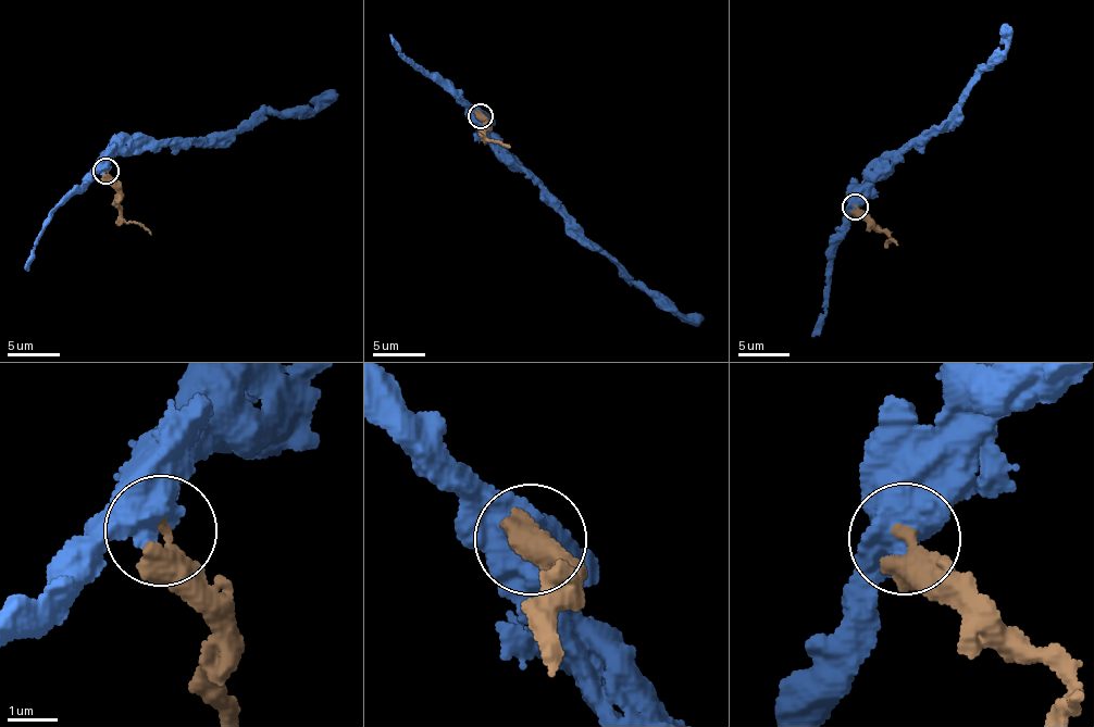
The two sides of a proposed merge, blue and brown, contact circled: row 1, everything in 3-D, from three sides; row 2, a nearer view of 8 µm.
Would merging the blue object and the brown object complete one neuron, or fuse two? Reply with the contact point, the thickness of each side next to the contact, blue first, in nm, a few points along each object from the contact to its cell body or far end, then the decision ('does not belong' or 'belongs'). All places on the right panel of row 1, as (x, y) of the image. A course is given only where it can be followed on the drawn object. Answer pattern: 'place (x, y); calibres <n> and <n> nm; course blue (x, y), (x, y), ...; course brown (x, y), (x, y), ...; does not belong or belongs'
place (855, 207); calibres 550 and 480 nm; course blue (855, 208), (873, 183), (907, 150), (923, 145), (965, 98), (1002, 41), (1006, 27); course brown (855, 208), (897, 245); does not belong

